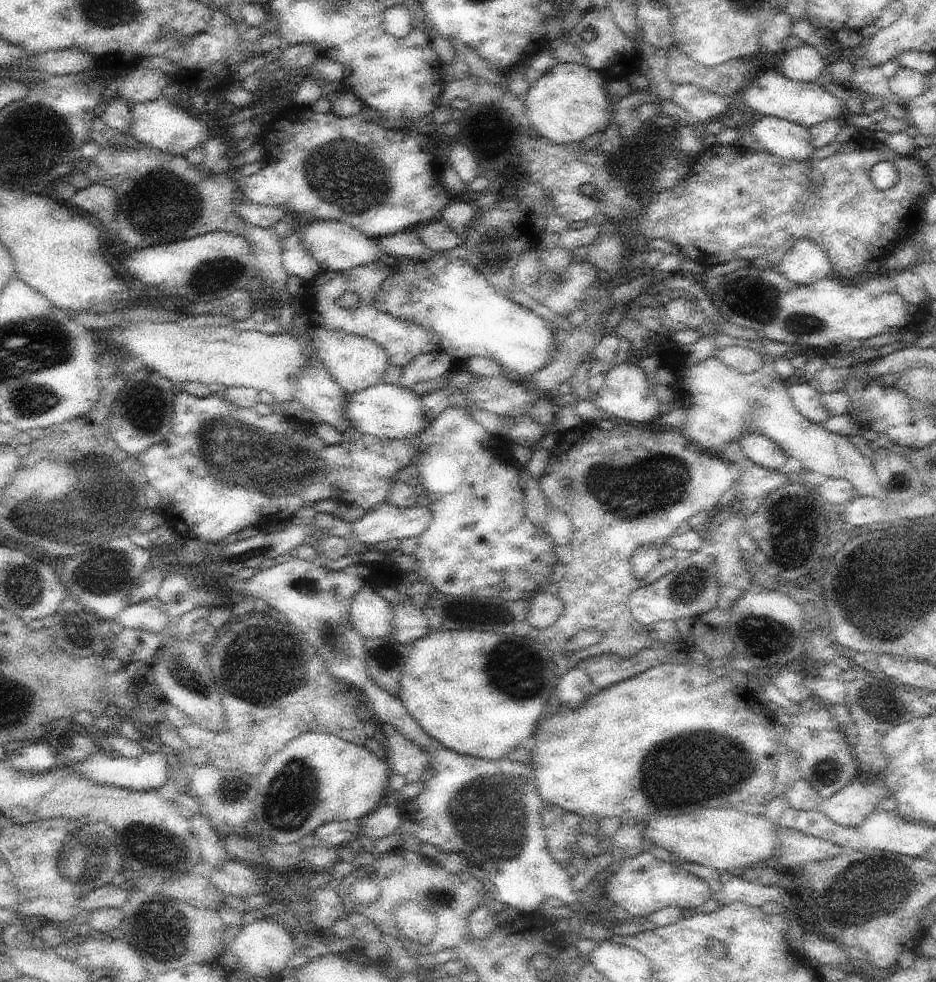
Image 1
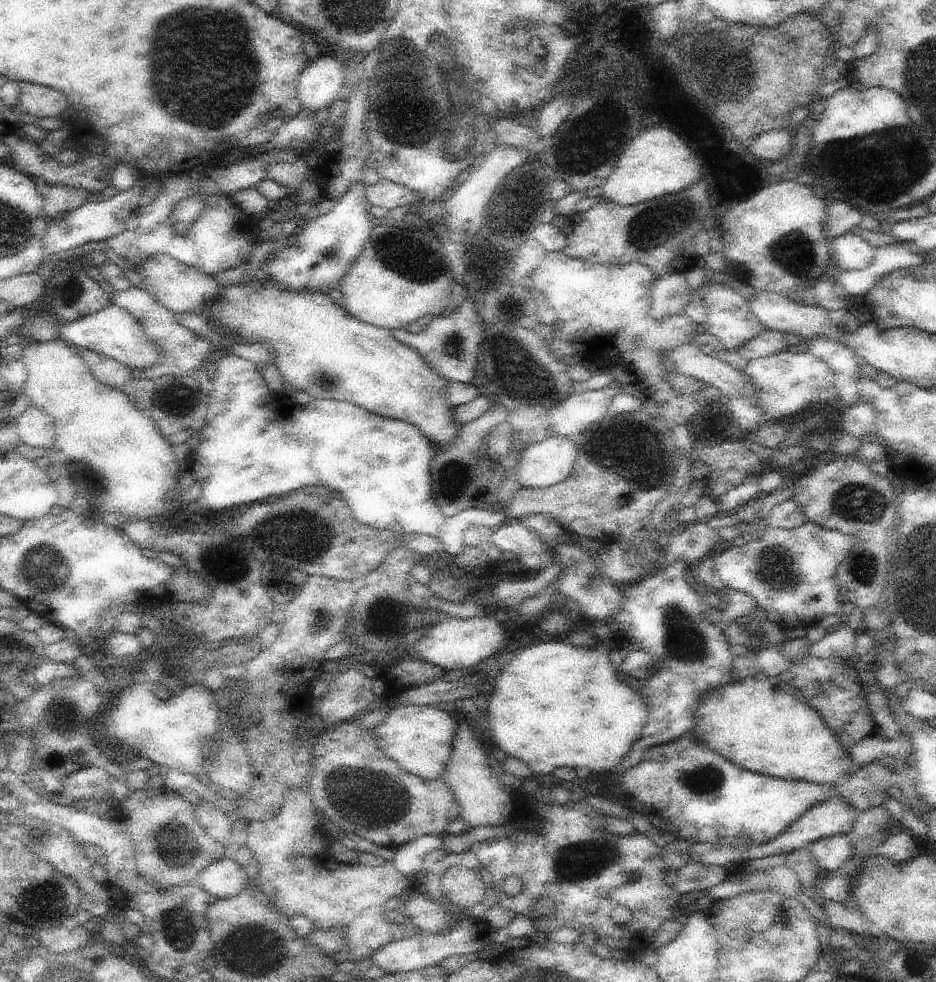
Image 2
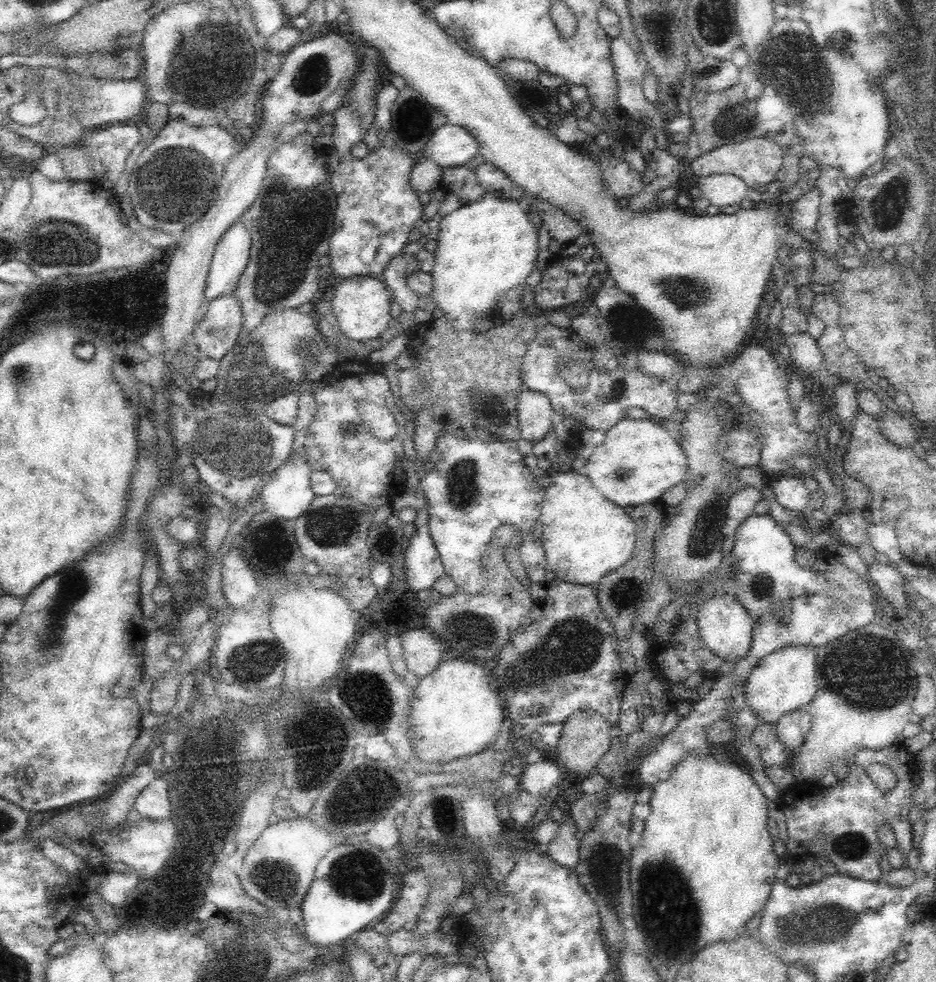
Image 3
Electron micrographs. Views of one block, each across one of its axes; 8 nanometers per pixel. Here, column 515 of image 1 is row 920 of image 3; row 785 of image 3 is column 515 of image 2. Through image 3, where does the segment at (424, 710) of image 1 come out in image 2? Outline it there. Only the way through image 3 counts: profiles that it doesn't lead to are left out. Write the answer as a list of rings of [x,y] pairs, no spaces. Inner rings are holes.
[[[539,638],[537,644],[519,650],[495,680],[485,706],[489,736],[505,756],[525,762],[531,768],[533,778],[545,780],[557,768],[587,768],[591,774],[619,770],[619,764],[631,752],[631,746],[641,738],[649,718],[649,708],[641,694],[633,692],[621,680],[621,674],[611,668],[607,652],[609,650],[599,642],[593,648],[581,648],[561,640]]]

